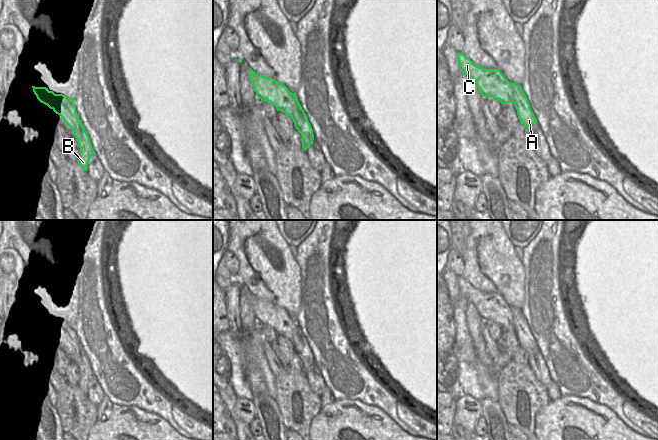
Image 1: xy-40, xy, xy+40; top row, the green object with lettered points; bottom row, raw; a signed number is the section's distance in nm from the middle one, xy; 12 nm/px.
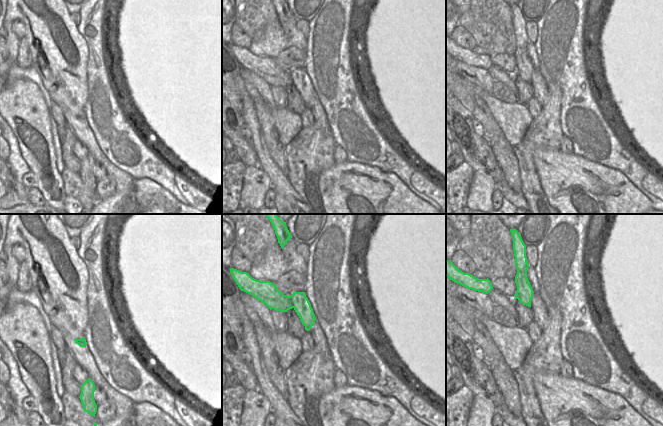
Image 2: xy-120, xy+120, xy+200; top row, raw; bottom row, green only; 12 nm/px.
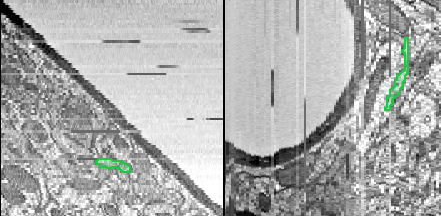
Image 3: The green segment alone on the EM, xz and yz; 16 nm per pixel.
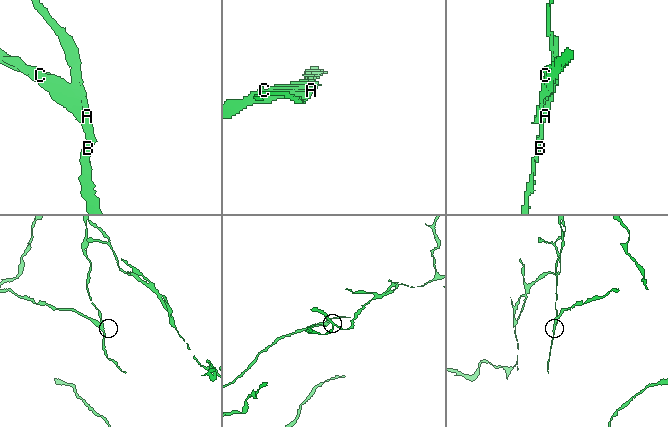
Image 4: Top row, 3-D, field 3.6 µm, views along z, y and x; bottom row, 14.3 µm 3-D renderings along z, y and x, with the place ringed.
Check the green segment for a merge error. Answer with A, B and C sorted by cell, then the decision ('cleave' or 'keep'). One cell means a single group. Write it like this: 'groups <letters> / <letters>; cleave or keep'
groups A B / C; cleave

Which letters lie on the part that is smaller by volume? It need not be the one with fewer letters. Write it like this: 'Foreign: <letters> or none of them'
Foreign: C

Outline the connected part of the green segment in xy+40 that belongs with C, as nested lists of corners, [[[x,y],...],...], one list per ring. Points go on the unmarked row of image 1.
[[[463,277],[457,278],[461,296],[471,302],[483,321],[493,321],[501,326],[514,327],[512,308],[498,293],[485,293],[475,289]]]

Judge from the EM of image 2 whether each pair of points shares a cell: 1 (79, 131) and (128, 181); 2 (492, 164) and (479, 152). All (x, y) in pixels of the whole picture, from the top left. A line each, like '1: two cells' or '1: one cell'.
1: one cell
2: one cell

